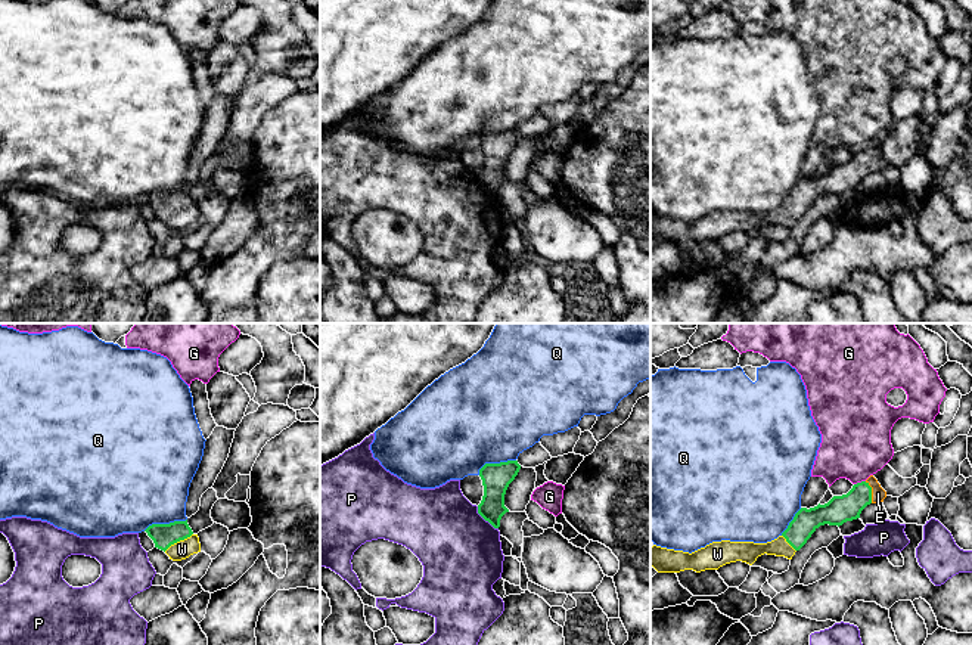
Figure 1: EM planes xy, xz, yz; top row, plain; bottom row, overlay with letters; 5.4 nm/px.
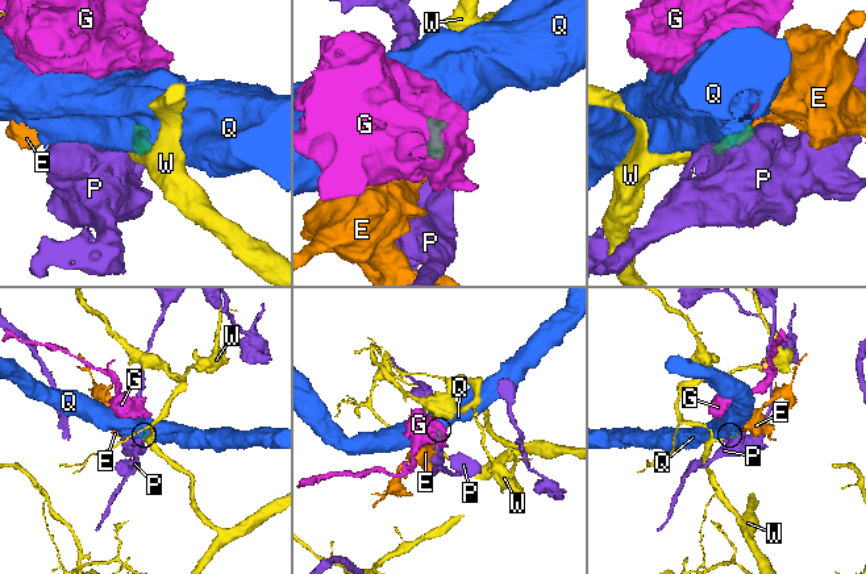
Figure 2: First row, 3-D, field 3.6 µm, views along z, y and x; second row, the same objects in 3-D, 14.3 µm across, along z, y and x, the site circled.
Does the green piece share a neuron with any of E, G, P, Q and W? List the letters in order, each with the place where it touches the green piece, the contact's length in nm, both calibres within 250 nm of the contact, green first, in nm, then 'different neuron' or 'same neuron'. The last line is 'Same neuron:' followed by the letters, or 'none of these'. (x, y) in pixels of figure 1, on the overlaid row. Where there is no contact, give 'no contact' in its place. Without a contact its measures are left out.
E: yz (870, 492) | 130 nm | 150/80 nm | same neuron
G: yz (859, 483) | 70 nm | 150/380 nm | different neuron
P: xz (486, 520) | 170 nm | 160/440 nm | different neuron
Q: xy (164, 524) | 240 nm | 130/460 nm | different neuron
W: xy (177, 540) | 190 nm | 130/100 nm | same neuron
Same neuron: E, W

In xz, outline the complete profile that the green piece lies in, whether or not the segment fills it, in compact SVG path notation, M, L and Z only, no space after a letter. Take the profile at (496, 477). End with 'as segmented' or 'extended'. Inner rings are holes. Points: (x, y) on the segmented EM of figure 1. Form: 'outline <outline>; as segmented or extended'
outline M518 461L500 463L485 463L479 469L484 486L484 496L478 505L478 514L494 528L500 527L501 517L509 512L504 506L504 494L509 484L515 480L521 469Z; as segmented

